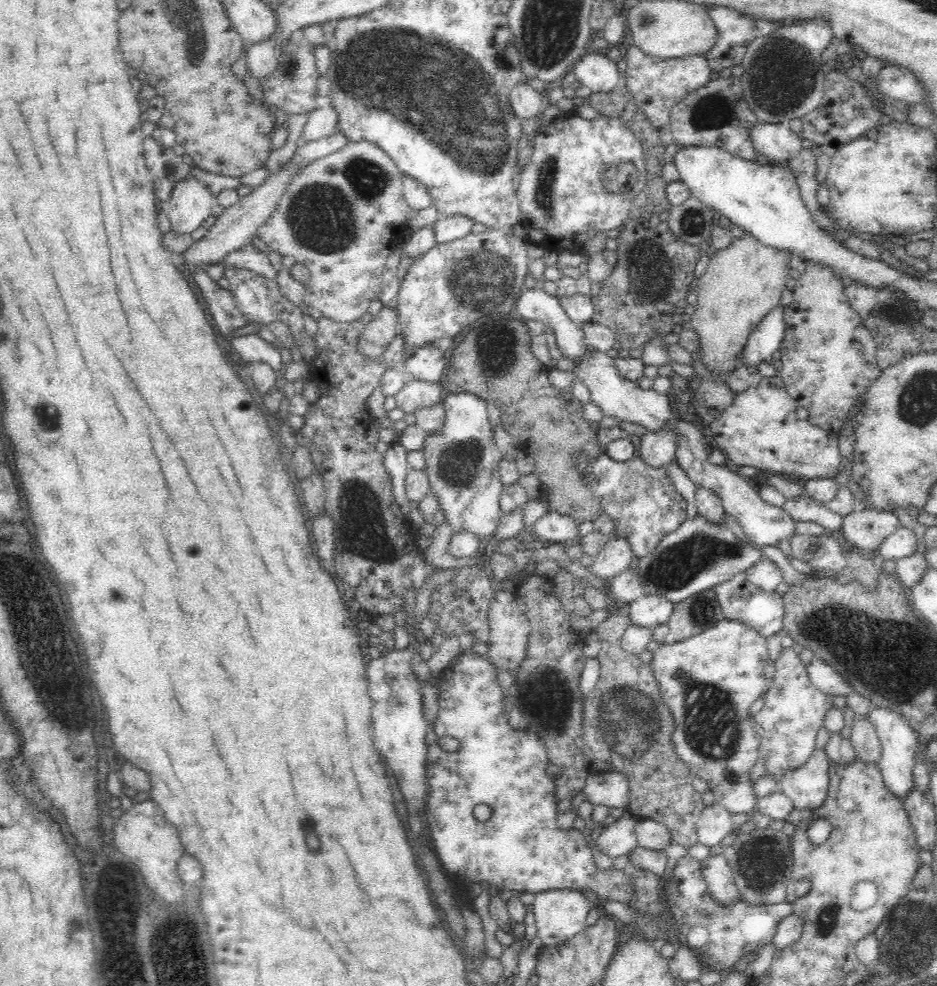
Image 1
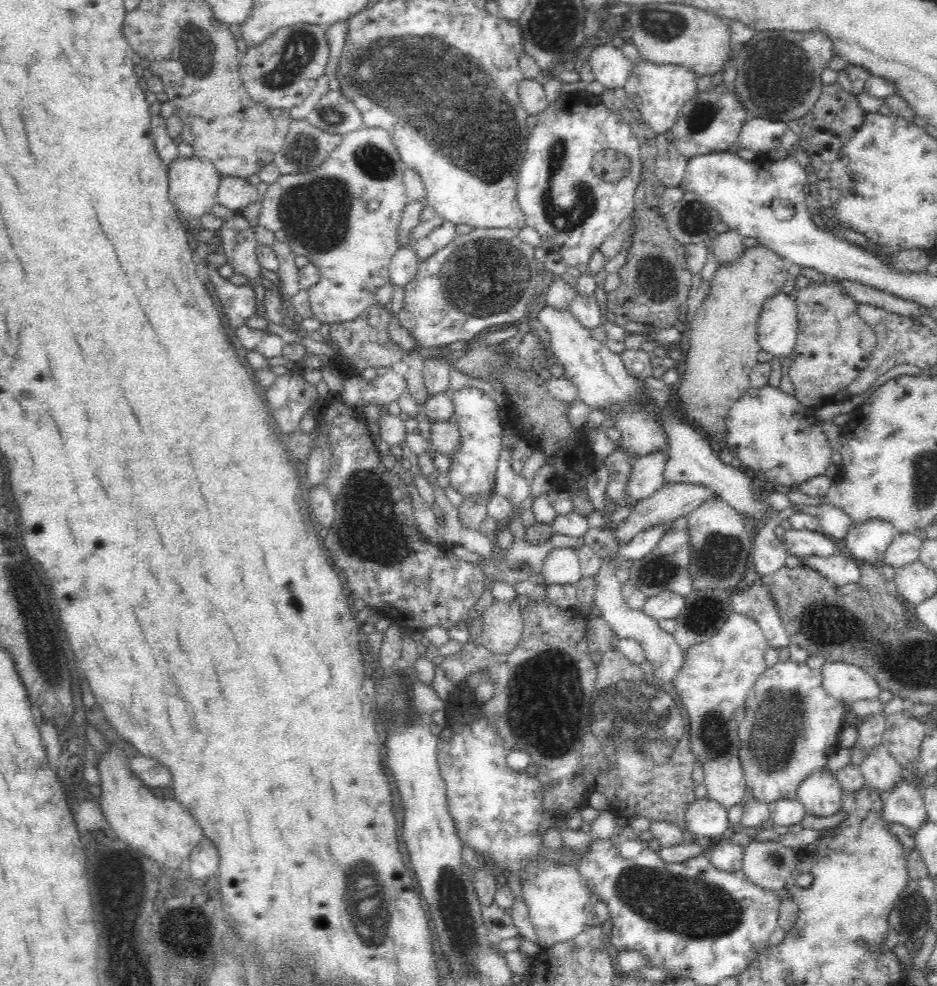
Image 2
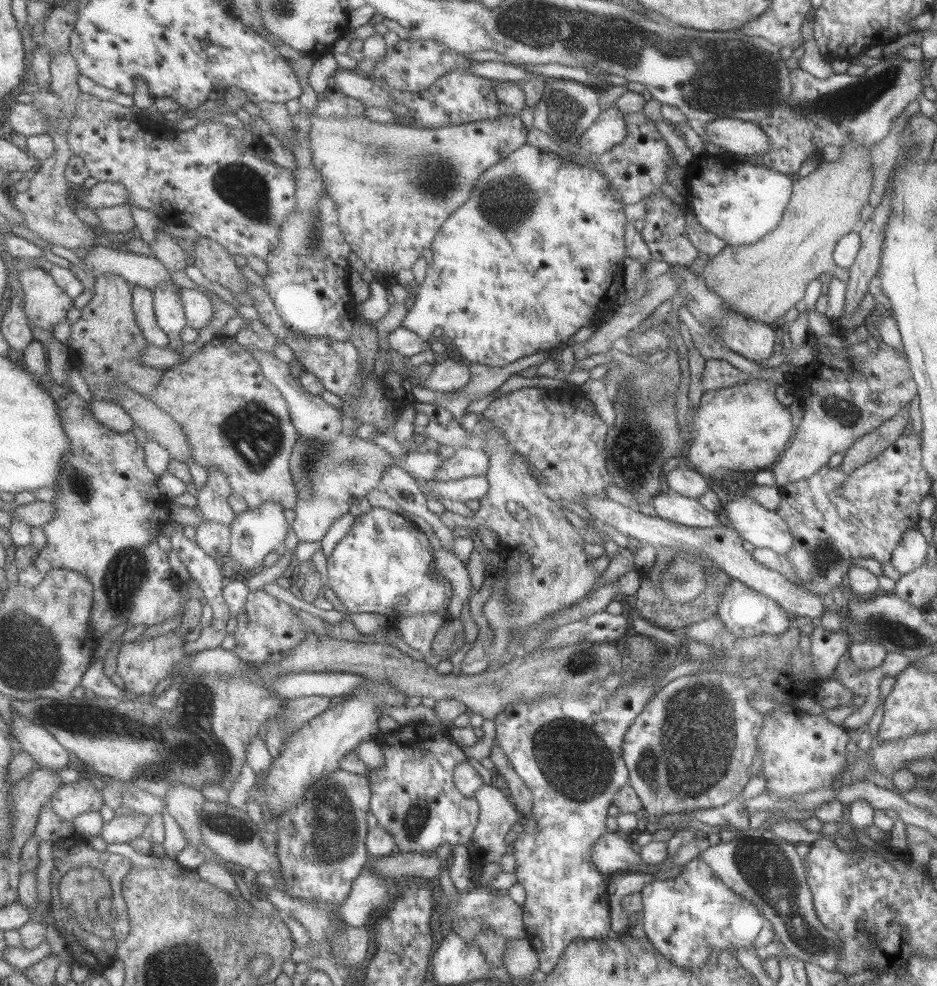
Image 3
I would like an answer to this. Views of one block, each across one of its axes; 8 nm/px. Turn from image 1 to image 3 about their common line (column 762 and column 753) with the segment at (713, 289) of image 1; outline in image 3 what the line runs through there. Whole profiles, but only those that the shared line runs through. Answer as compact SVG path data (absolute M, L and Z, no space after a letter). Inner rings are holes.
M851 139L839 147L841 150L839 158L833 161L821 161L812 172L792 181L790 200L782 212L780 221L771 232L755 244L725 245L719 254L707 260L700 273L703 282L709 287L709 292L713 290L713 294L717 294L717 298L727 304L729 310L739 312L745 318L753 318L761 324L775 327L786 312L793 308L796 302L803 299L807 284L819 274L828 272L832 277L845 283L848 281L848 272L835 266L832 252L839 238L859 227L859 212L868 204L867 198L871 192L873 171L869 161L869 146Z

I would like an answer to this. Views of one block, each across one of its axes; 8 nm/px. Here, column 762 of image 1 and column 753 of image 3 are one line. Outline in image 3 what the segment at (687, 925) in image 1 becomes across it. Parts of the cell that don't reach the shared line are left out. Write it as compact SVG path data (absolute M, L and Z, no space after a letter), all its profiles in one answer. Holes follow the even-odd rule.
M699 858L685 863L681 873L675 878L653 879L649 884L643 885L639 894L642 896L641 924L644 935L651 941L657 952L660 952L671 964L680 966L682 969L700 967L713 949L726 950L735 954L735 949L739 947L747 948L751 945L756 949L767 944L774 937L772 925L754 904L729 890L711 872L710 866Z

